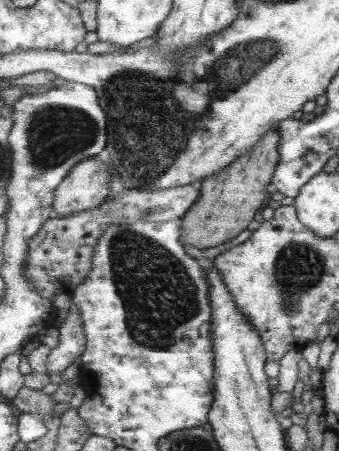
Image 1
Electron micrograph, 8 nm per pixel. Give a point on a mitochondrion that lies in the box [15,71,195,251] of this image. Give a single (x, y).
(57, 133)

